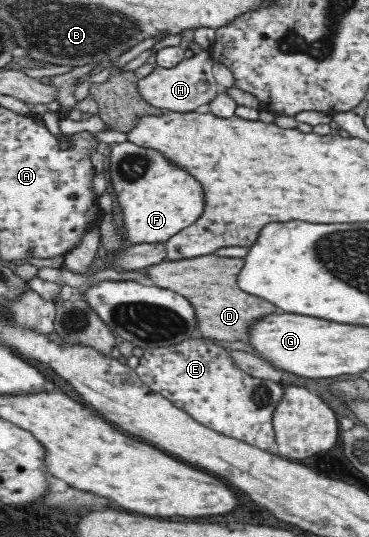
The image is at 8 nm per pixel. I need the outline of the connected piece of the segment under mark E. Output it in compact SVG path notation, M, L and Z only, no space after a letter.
M196 338L156 349L145 349L136 367L140 379L154 391L182 408L204 427L261 450L274 451L272 413L284 390L274 381L248 375L232 361L228 349Z

